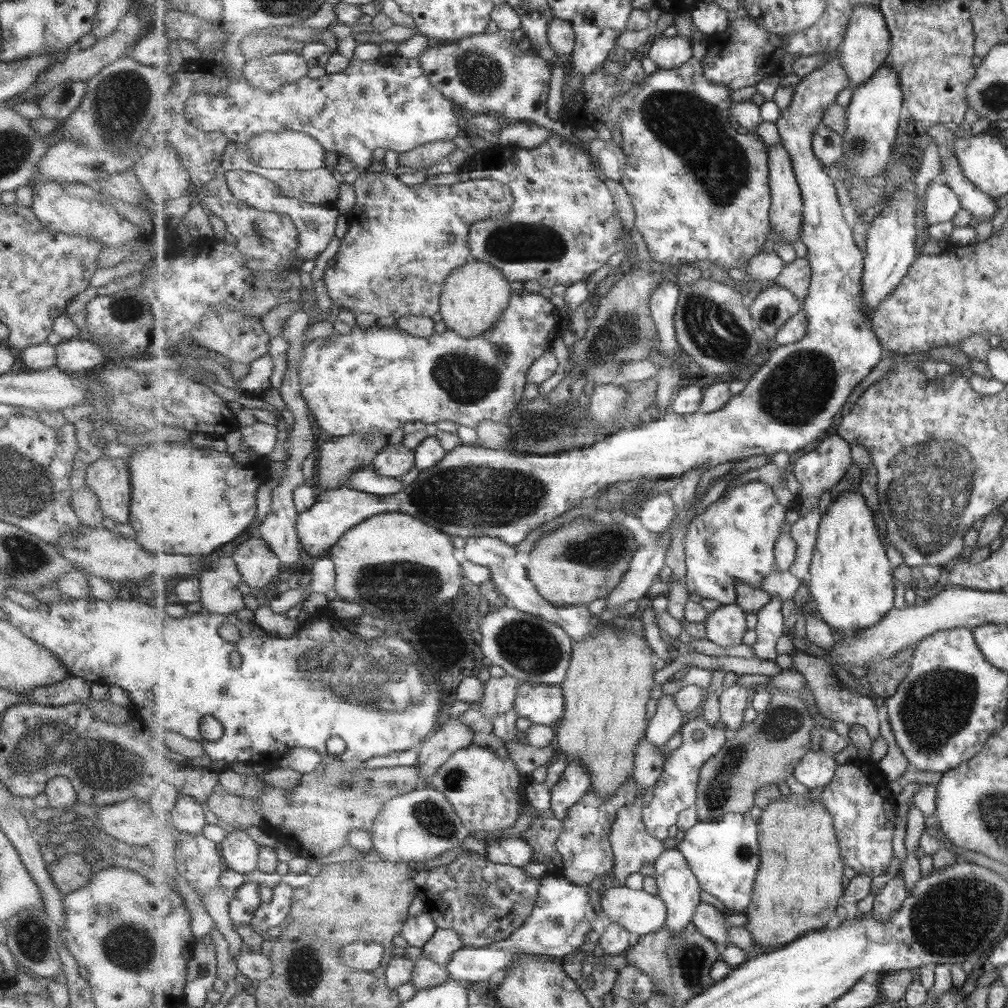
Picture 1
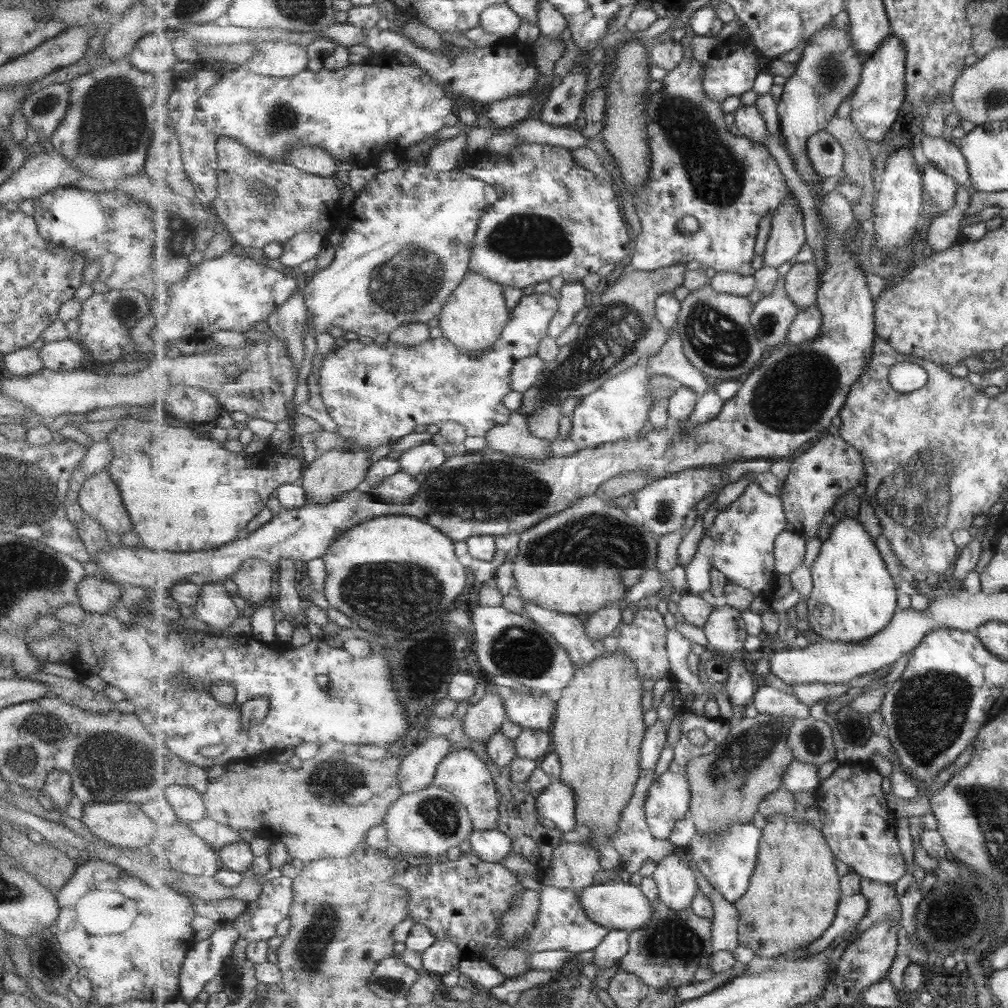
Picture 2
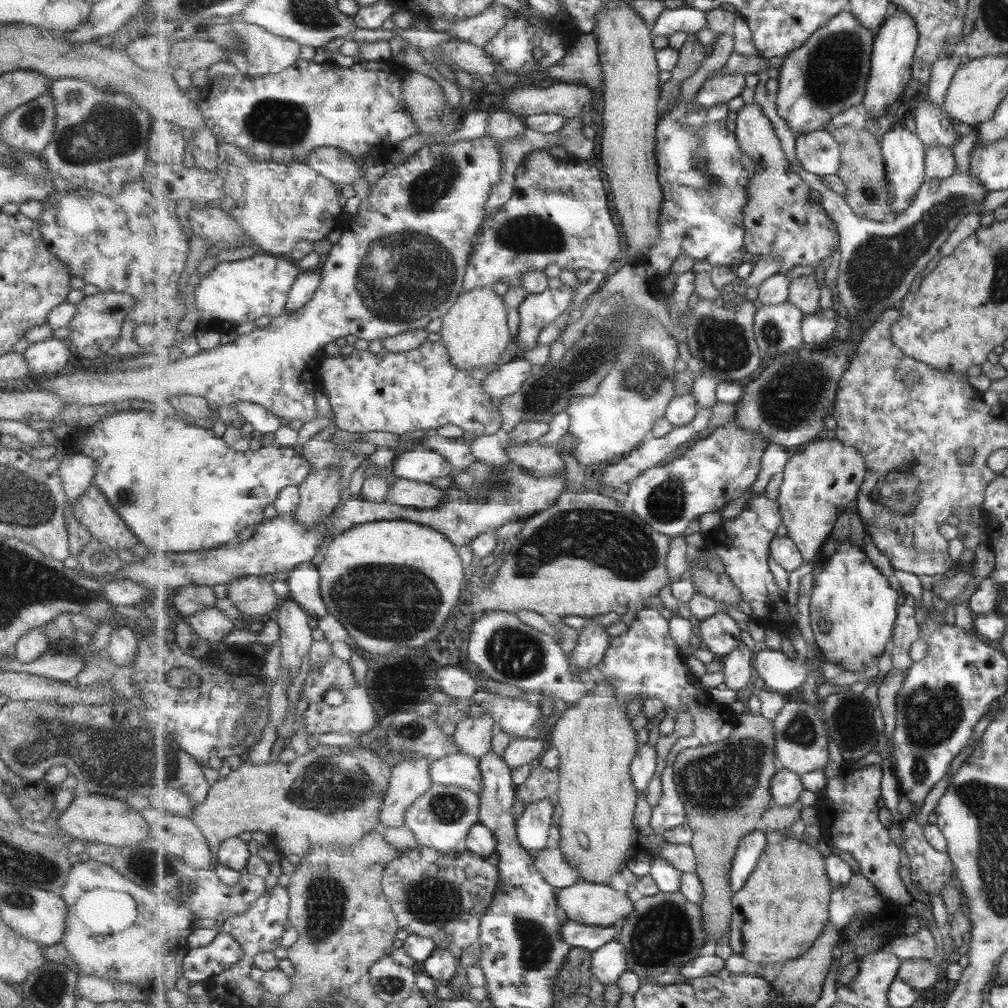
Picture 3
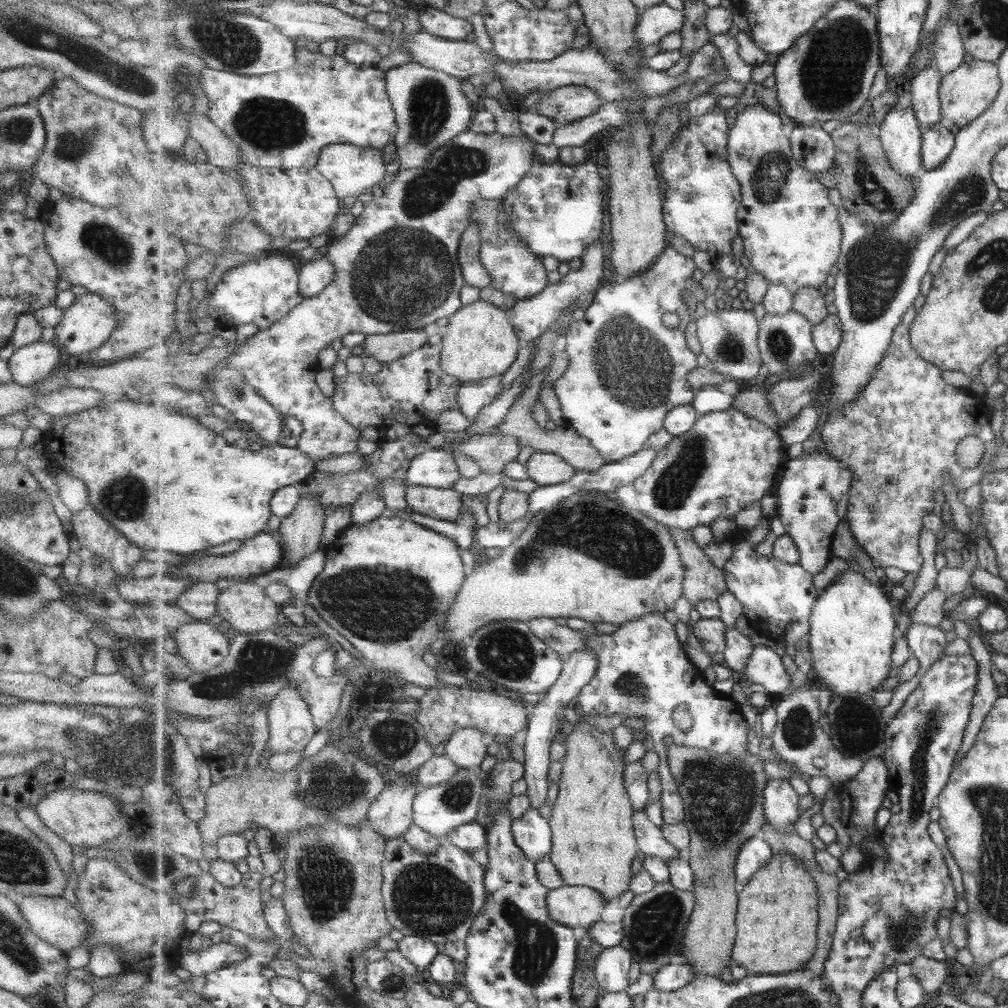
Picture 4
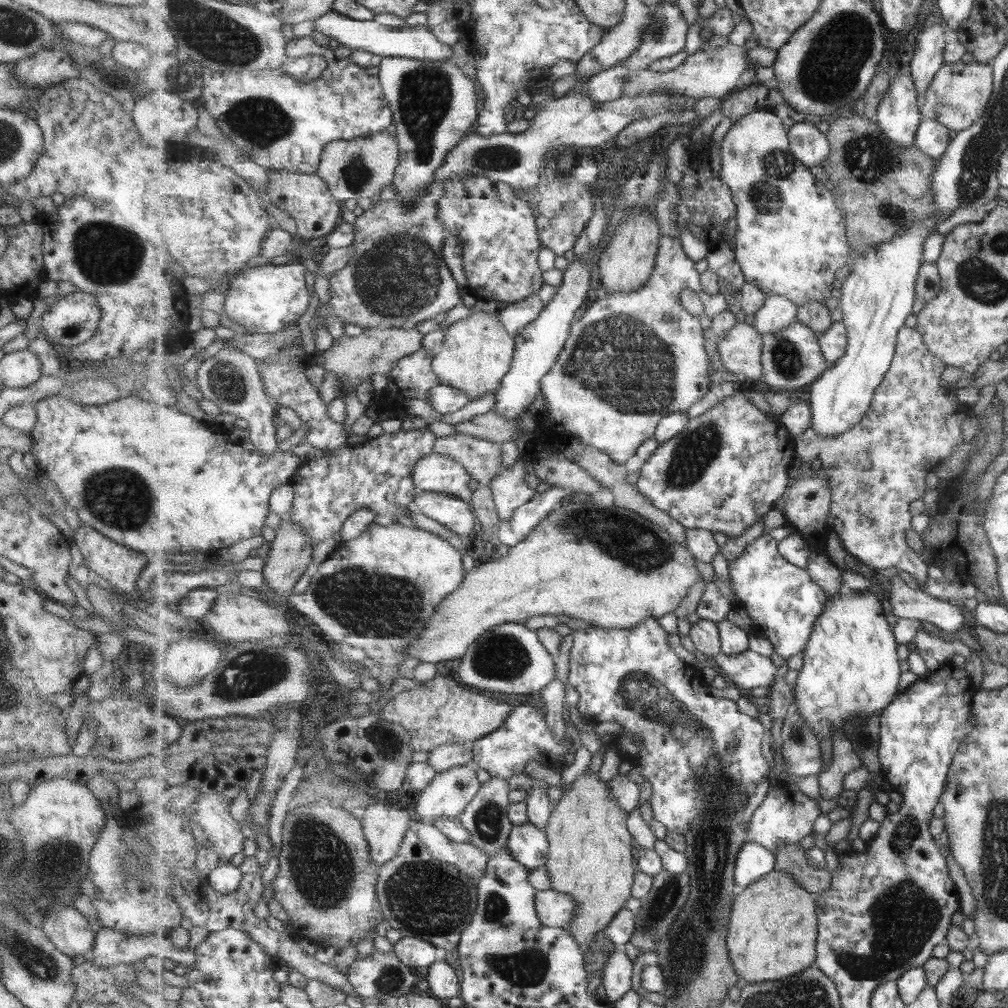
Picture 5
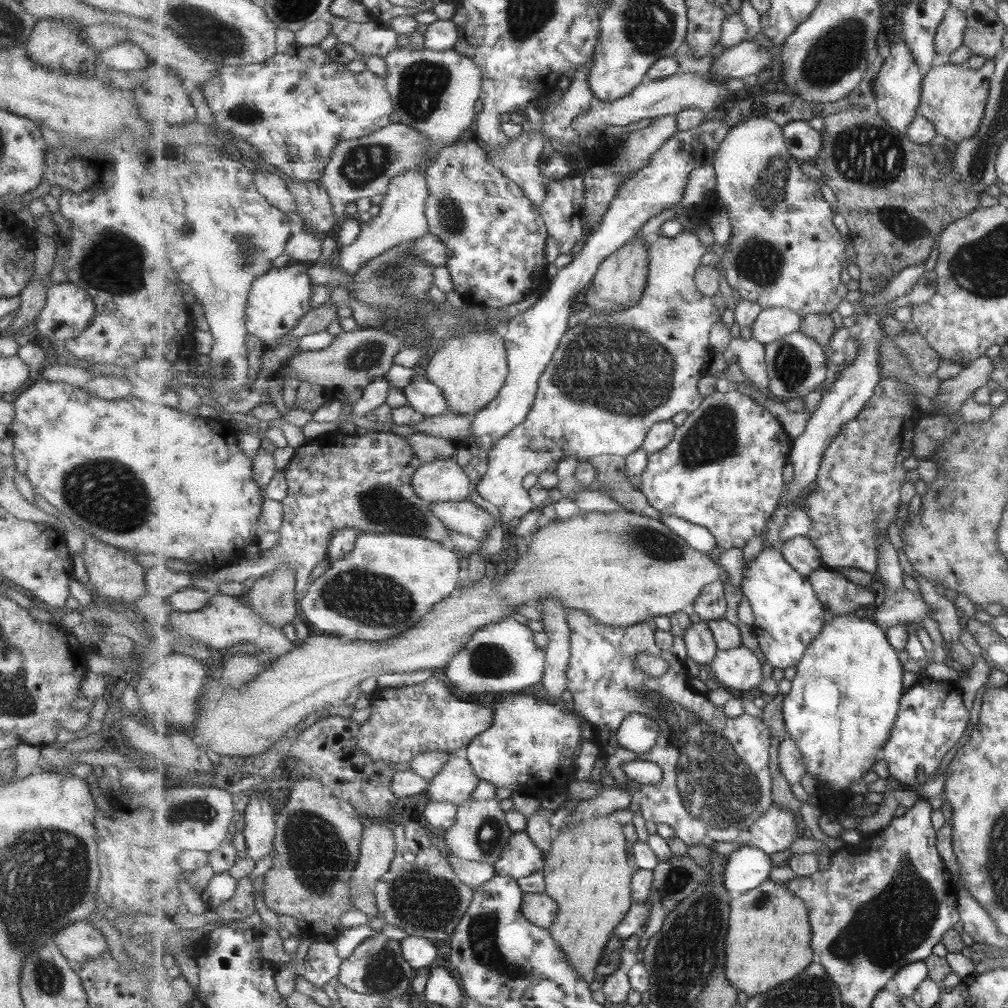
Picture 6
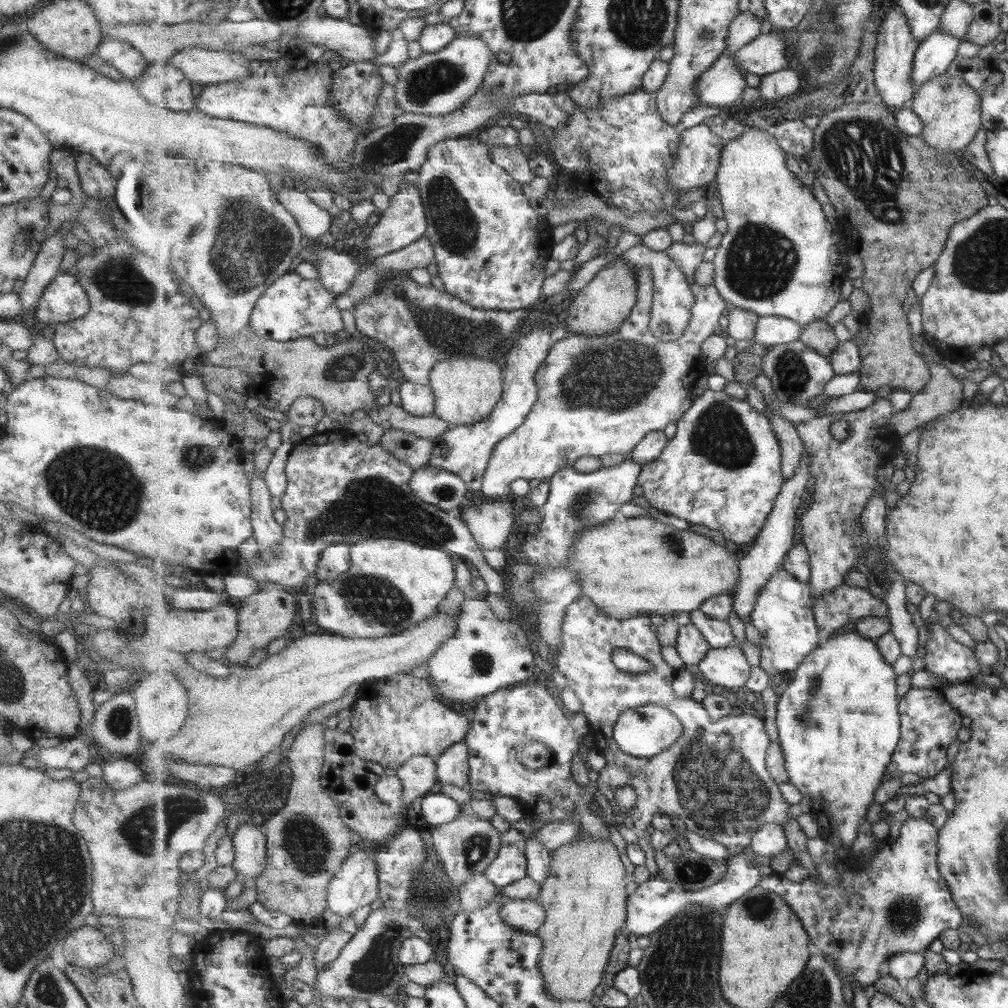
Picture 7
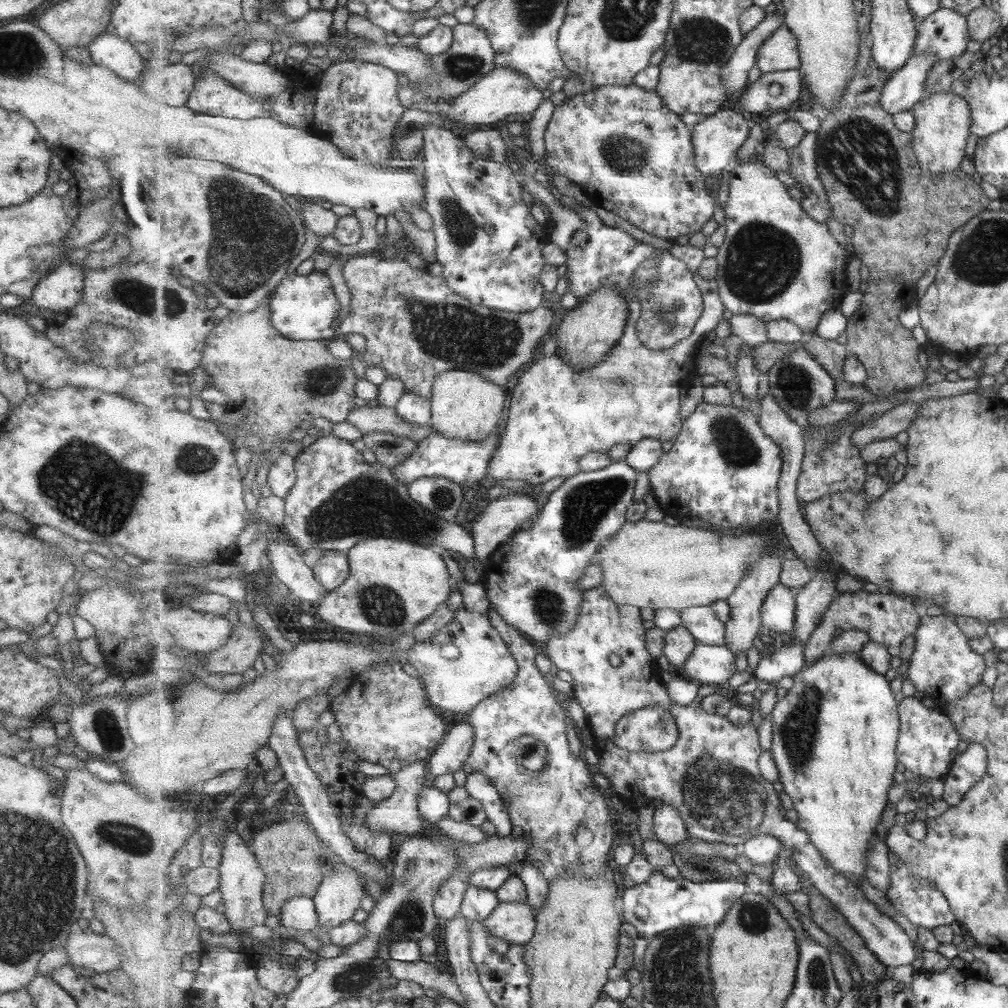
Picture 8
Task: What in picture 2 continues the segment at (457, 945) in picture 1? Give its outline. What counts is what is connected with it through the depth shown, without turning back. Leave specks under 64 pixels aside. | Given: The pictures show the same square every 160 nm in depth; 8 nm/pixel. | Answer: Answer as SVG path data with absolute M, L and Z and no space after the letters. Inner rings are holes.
M438 940L421 958L424 970L441 977L459 966L464 959L464 952L452 940Z

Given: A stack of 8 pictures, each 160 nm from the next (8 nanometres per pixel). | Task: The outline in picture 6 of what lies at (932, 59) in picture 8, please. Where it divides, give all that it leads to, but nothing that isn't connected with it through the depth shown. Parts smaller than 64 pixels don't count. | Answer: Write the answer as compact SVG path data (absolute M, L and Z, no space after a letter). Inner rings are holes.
M952 6L946 12L946 18L939 25L936 38L936 51L938 60L946 63L950 56L959 50L962 45L962 34L964 31L965 17L958 8Z

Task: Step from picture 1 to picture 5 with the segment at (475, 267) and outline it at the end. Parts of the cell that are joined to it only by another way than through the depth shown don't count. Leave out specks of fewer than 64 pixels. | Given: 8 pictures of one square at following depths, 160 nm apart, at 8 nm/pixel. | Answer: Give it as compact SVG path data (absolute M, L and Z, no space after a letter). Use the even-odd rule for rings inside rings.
M475 308L468 319L452 323L444 333L443 349L432 362L440 384L462 390L471 401L496 393L511 370L516 342L495 313L485 308Z

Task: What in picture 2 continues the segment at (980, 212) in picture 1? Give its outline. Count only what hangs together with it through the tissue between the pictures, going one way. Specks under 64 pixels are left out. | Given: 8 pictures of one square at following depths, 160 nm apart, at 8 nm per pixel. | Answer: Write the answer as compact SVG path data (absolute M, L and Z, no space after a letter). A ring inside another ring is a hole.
M923 136L922 149L926 158L935 163L935 166L939 166L939 170L943 170L945 174L953 176L953 180L957 182L958 188L963 188L970 194L973 192L966 160L960 154L959 148L951 140L947 140L945 136L941 136L941 138Z

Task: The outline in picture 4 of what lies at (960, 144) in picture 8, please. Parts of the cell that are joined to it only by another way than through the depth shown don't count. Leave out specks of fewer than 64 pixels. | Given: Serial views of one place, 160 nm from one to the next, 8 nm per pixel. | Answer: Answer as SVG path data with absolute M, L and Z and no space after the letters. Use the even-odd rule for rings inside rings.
M975 59L962 62L959 64L957 70L946 74L942 78L940 99L943 121L950 125L955 124L959 128L963 128L973 120L978 119L994 103L1000 83L997 62Z

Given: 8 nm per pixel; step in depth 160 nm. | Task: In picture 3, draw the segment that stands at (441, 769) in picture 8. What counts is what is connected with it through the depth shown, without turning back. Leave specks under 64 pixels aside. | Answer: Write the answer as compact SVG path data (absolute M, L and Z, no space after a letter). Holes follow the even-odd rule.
M433 784L406 813L405 825L415 833L419 845L441 852L457 851L463 846L471 827L480 822L480 794L460 786Z

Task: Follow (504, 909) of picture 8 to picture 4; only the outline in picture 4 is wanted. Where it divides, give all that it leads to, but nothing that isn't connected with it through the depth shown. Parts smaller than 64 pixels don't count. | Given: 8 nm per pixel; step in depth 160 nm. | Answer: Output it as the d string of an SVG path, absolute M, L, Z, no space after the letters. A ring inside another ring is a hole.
M563 886L549 891L547 908L550 917L569 928L589 928L601 916L606 900L602 894L585 886Z

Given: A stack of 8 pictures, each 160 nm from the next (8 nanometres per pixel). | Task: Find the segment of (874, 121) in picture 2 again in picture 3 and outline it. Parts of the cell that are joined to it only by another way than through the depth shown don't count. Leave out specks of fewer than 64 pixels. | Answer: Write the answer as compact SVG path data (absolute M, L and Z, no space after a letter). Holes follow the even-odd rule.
M895 4L892 6L892 11L891 15L888 17L885 23L882 24L882 27L880 28L879 31L875 33L876 35L876 41L874 42L874 55L872 56L872 65L871 65L871 74L870 74L870 83L868 84L868 89L867 89L867 94L866 98L864 98L863 106L865 106L866 110L866 115L867 119L870 119L870 124L871 120L877 120L877 116L881 116L883 112L885 112L885 109L889 108L889 106L893 103L895 103L895 100L903 94L903 90L907 88L907 84L909 84L909 80L911 80L911 66L913 66L913 62L915 62L916 58L916 51L918 50L918 44L919 44L919 39L920 39L920 32L919 32L919 27L918 24L916 23L915 17L910 13L907 12L905 9L899 9Z

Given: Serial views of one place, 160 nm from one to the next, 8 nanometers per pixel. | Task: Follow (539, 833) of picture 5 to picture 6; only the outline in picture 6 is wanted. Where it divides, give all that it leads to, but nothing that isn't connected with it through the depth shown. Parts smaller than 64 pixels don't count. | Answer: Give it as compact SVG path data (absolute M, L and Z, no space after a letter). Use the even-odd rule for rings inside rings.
M526 831L514 833L509 846L494 864L496 874L511 876L515 881L543 871L545 856Z

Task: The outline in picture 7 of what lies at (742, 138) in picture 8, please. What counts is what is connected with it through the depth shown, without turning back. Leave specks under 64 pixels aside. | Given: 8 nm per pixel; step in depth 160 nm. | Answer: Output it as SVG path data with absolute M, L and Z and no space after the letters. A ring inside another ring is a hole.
M718 114L714 118L707 118L703 124L682 130L679 153L675 155L674 166L669 169L669 184L681 194L687 194L691 188L706 188L709 182L716 182L722 159L721 151L729 143L739 139L749 130L739 120L728 114Z

